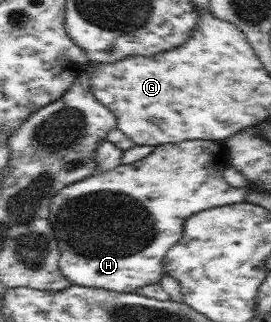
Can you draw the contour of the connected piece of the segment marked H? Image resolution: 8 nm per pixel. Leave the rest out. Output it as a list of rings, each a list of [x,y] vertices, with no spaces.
[[[189,139],[180,143],[166,143],[156,145],[152,153],[145,156],[144,159],[128,165],[120,164],[112,171],[99,171],[90,175],[79,182],[71,183],[61,189],[49,202],[49,220],[54,230],[55,238],[58,240],[58,247],[61,251],[59,260],[59,269],[64,278],[70,285],[84,287],[96,287],[108,291],[116,291],[119,295],[124,293],[134,293],[140,287],[154,285],[161,282],[164,272],[164,256],[170,251],[170,248],[179,241],[183,234],[183,223],[196,212],[209,210],[211,207],[227,206],[231,203],[242,203],[246,195],[251,192],[251,187],[232,187],[224,177],[225,169],[229,166],[228,149],[224,143],[218,140]]]

